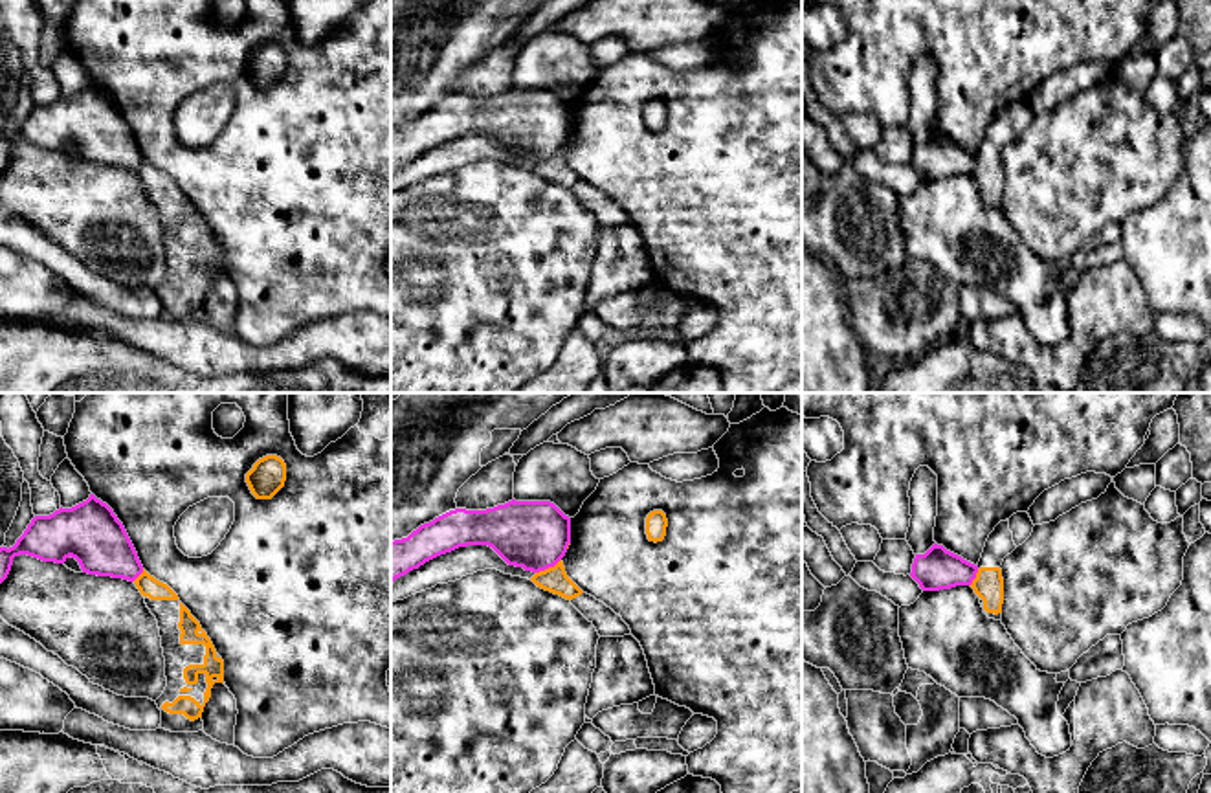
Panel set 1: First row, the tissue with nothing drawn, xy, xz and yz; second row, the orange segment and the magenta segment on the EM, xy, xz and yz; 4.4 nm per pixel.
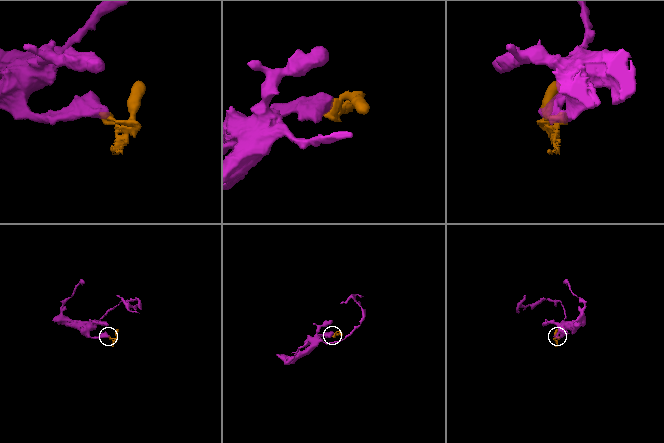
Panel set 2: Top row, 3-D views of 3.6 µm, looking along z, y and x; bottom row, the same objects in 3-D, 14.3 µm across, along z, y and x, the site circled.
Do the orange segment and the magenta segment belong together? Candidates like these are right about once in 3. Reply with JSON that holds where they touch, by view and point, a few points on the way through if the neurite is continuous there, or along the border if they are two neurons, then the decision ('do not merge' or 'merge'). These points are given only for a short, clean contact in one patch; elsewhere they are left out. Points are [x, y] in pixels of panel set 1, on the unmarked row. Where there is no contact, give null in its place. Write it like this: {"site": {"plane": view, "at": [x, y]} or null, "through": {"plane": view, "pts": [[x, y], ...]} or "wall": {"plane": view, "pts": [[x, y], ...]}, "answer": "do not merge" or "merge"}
{"site": {"plane": "xz", "at": [549, 156]}, "wall": {"plane": "xz", "pts": [[560, 147], [536, 162]]}, "answer": "do not merge"}

